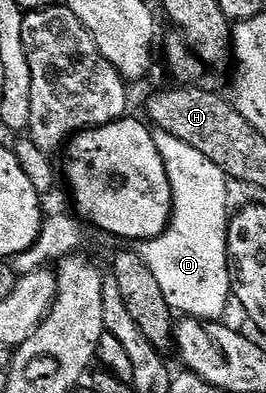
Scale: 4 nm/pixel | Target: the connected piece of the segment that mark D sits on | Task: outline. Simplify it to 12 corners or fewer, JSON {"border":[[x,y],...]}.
{"border":[[153,133],[172,215],[134,252],[173,311],[219,321],[232,298],[218,164]]}

